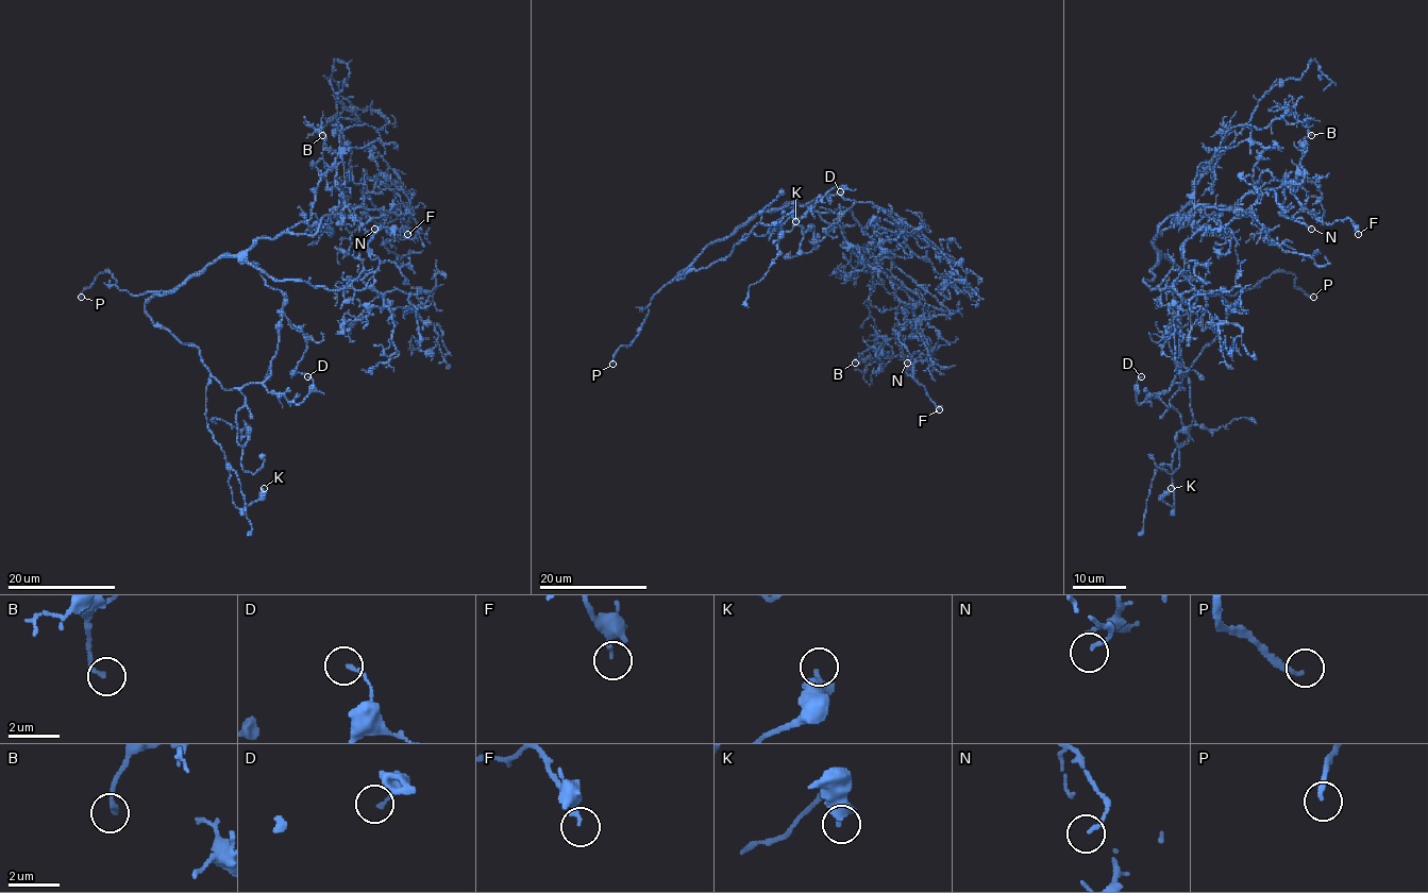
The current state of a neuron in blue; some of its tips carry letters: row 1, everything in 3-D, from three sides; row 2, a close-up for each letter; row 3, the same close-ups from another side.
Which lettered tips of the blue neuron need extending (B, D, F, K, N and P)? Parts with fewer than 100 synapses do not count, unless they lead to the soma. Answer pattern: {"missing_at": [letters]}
{"missing_at": ["P"]}

